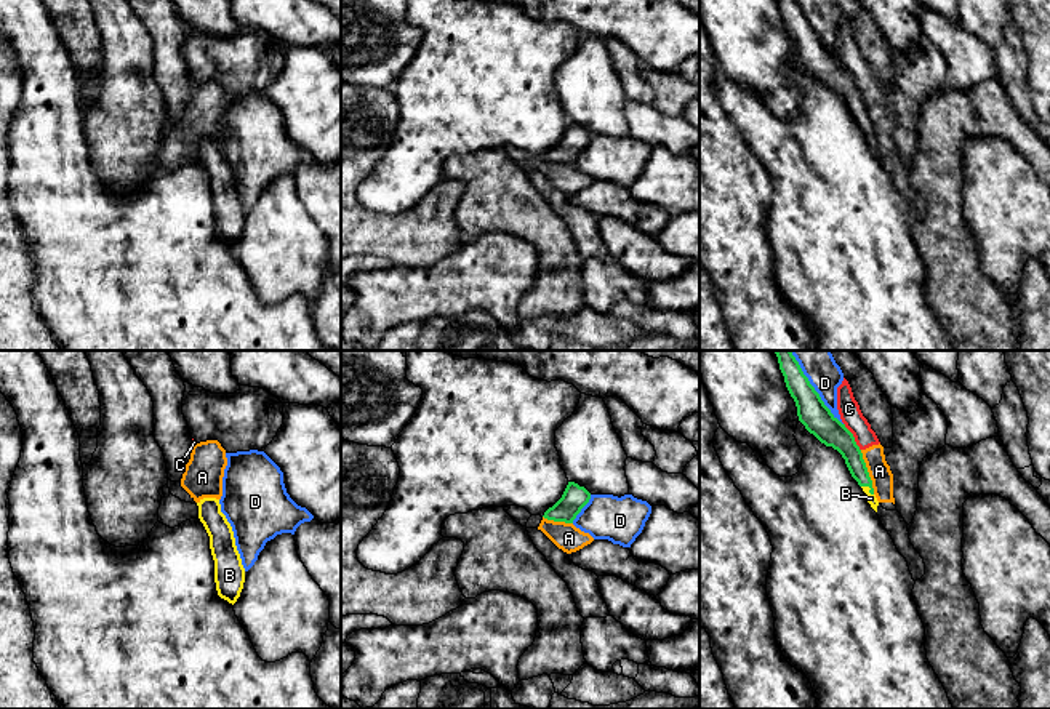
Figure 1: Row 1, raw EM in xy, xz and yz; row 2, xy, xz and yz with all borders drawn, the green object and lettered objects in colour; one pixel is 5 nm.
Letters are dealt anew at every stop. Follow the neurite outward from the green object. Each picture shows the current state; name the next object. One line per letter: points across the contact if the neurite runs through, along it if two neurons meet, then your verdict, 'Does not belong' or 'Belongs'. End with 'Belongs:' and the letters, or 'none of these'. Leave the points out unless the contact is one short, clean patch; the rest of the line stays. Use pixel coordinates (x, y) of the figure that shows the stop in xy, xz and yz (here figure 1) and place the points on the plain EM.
A: Boundary: yz (860, 92), (874, 135). Does not belong
B: Path across: yz (845, 87), (869, 128), (871, 140). Belongs
C: Does not belong
D: Does not belong
Belongs: B

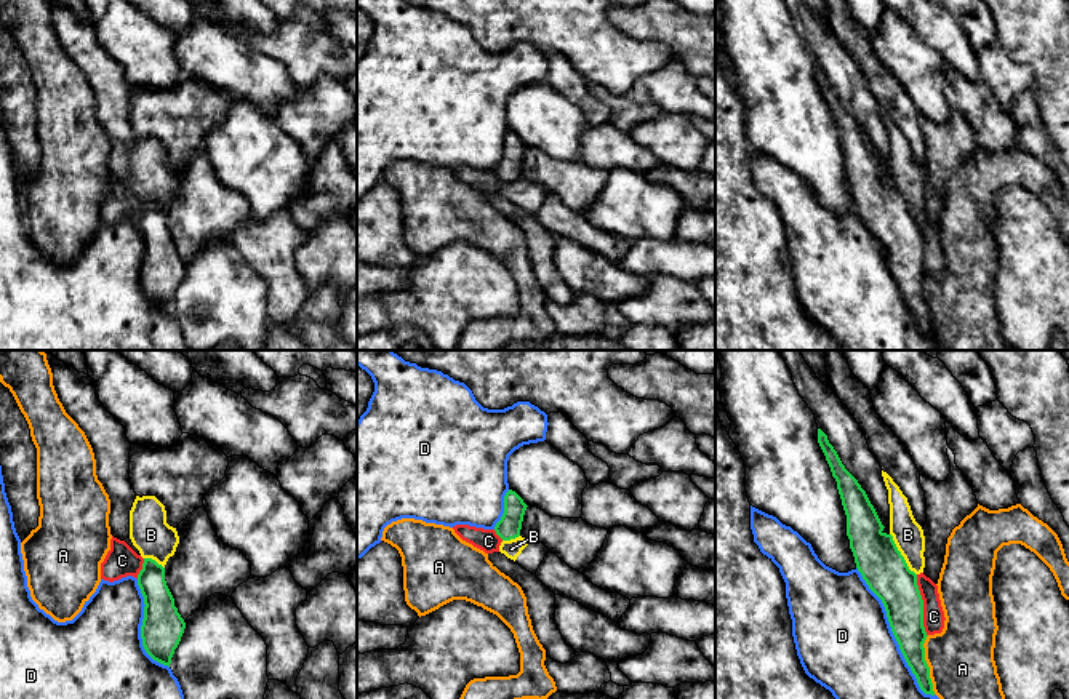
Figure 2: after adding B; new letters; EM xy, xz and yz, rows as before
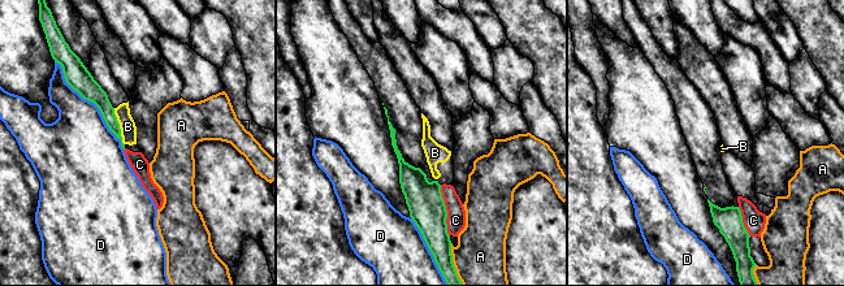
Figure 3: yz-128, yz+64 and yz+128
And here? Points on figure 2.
A: Does not belong
B: Boundary: yz (890, 175), (906, 207), (916, 216). Does not belong
C: Does not belong
D: Does not belong
Belongs: none of these

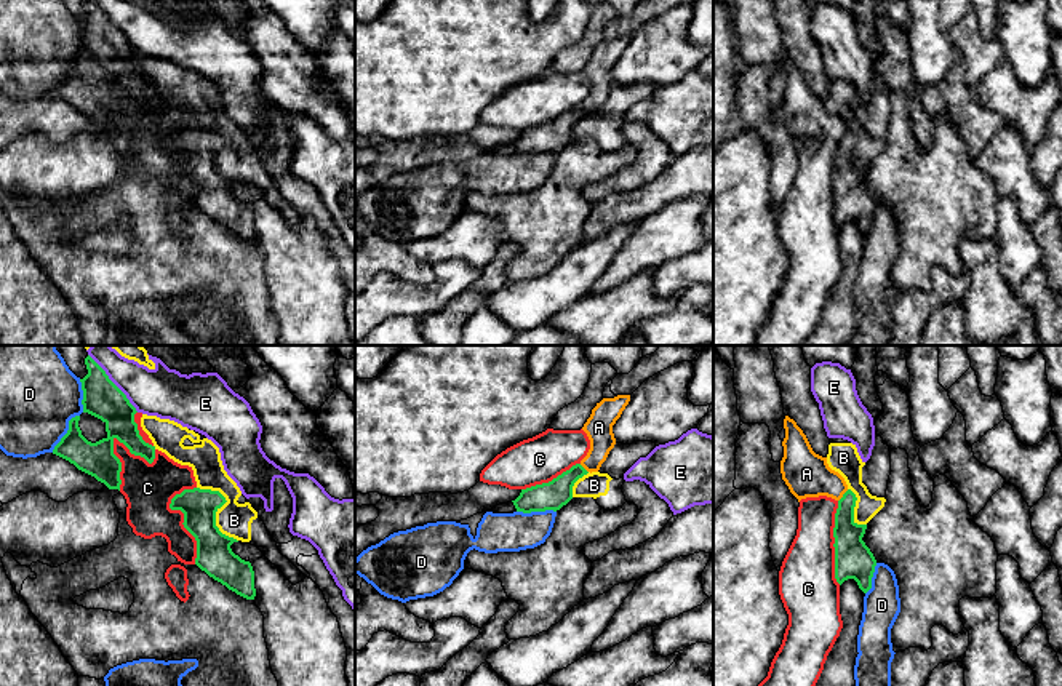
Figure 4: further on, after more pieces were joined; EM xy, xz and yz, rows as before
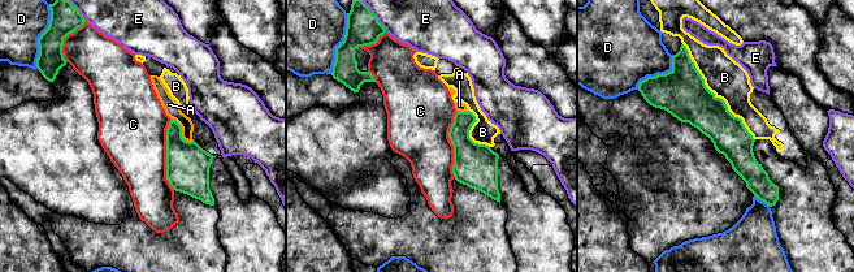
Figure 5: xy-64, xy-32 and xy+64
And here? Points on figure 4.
A: Does not belong
B: Does not belong
C: Does not belong
D: Does not belong
E: Does not belong
Belongs: none of these

